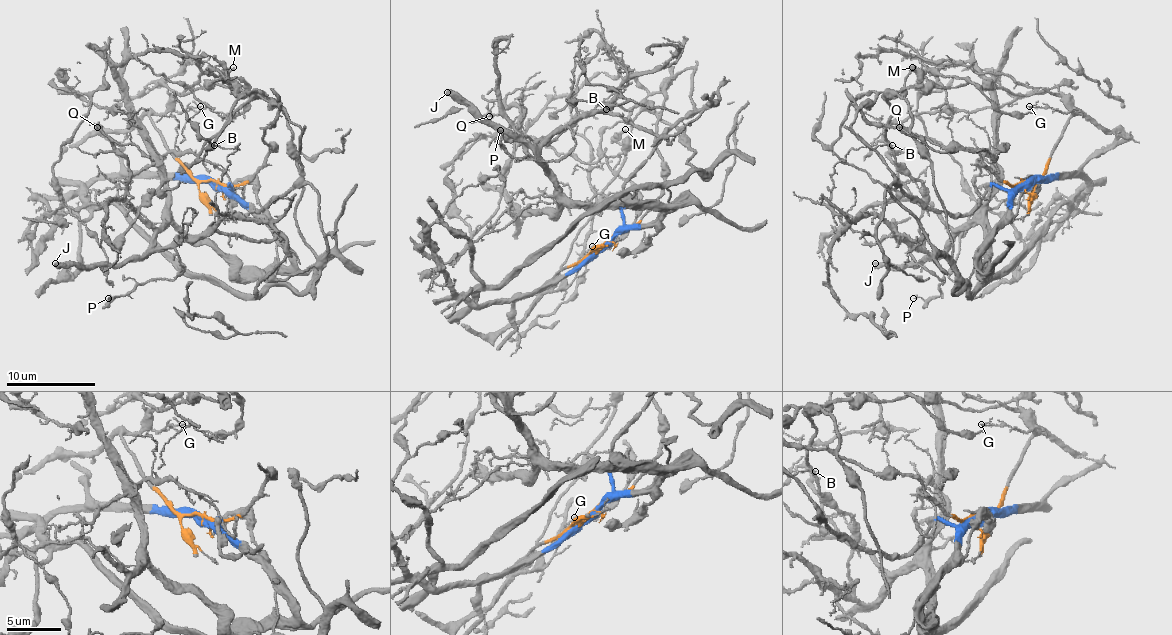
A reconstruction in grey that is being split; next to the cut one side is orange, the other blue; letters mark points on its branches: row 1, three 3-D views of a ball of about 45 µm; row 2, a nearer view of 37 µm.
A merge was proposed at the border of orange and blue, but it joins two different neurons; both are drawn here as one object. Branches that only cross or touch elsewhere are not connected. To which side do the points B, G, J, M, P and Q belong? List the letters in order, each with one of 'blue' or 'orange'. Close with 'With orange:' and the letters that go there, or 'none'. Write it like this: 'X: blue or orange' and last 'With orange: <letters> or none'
B: blue
G: orange
J: blue
M: orange
P: blue
Q: blue
With orange: G, M

